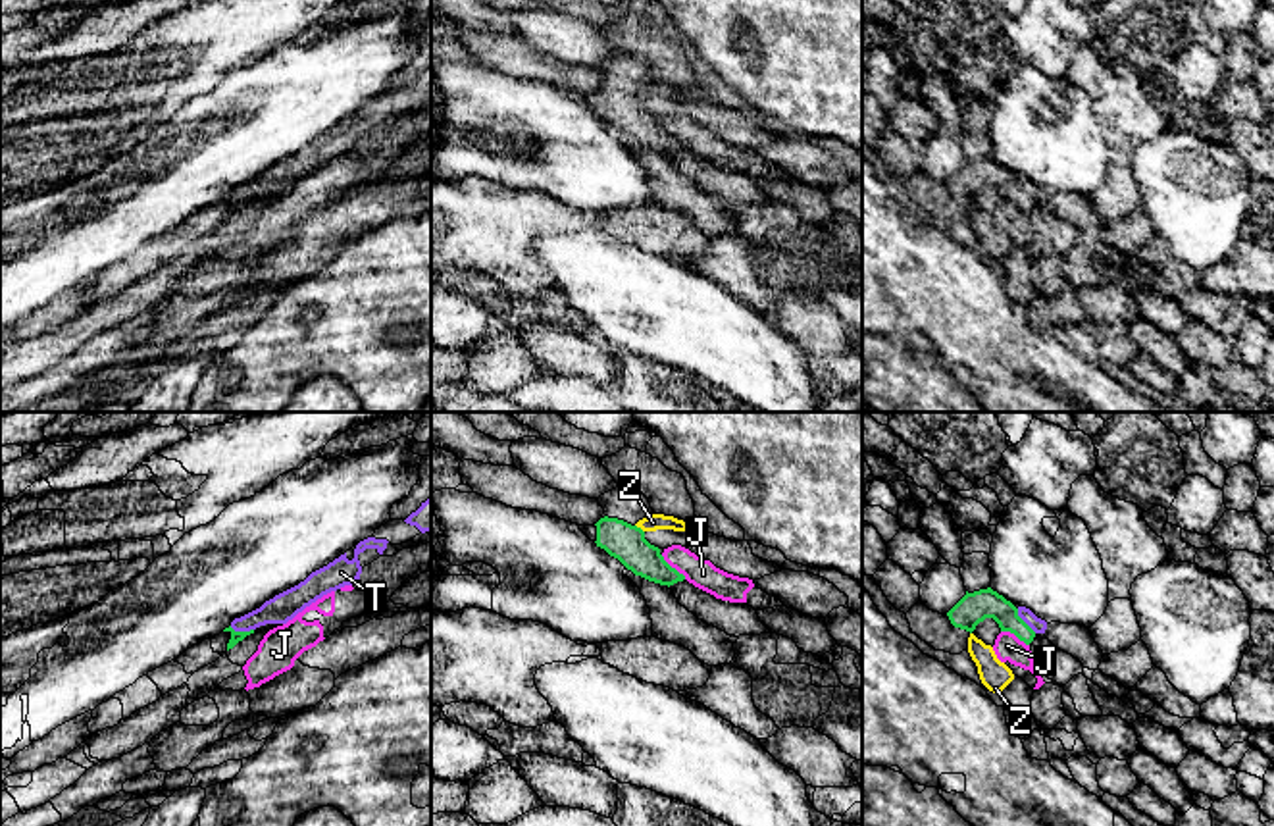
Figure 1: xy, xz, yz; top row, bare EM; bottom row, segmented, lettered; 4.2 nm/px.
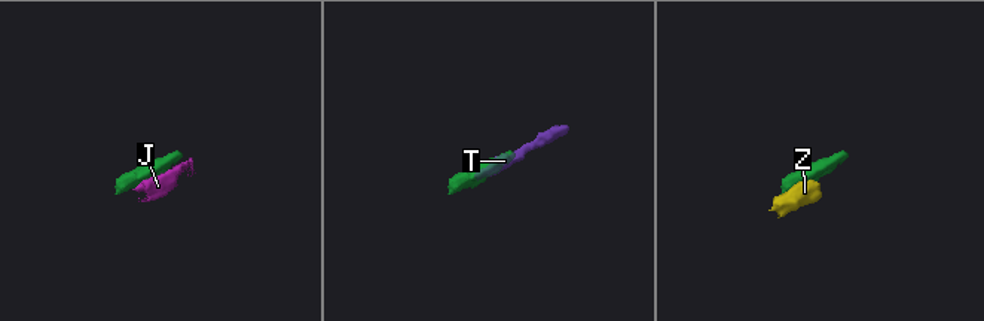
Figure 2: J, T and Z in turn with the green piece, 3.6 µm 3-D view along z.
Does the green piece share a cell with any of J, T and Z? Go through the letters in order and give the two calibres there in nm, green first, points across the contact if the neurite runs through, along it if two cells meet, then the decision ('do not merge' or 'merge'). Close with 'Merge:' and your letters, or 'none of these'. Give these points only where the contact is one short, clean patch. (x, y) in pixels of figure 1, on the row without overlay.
J: calibres 160 and 120 nm; border xz (661, 124), (686, 147); do not merge
T: calibres 130 and 60 nm; way yz (974, 176), (997, 176), (1022, 189), (1026, 183); merge
Z: calibres 160 and 70 nm; border xz (636, 93), (643, 101); do not merge
Merge: T

